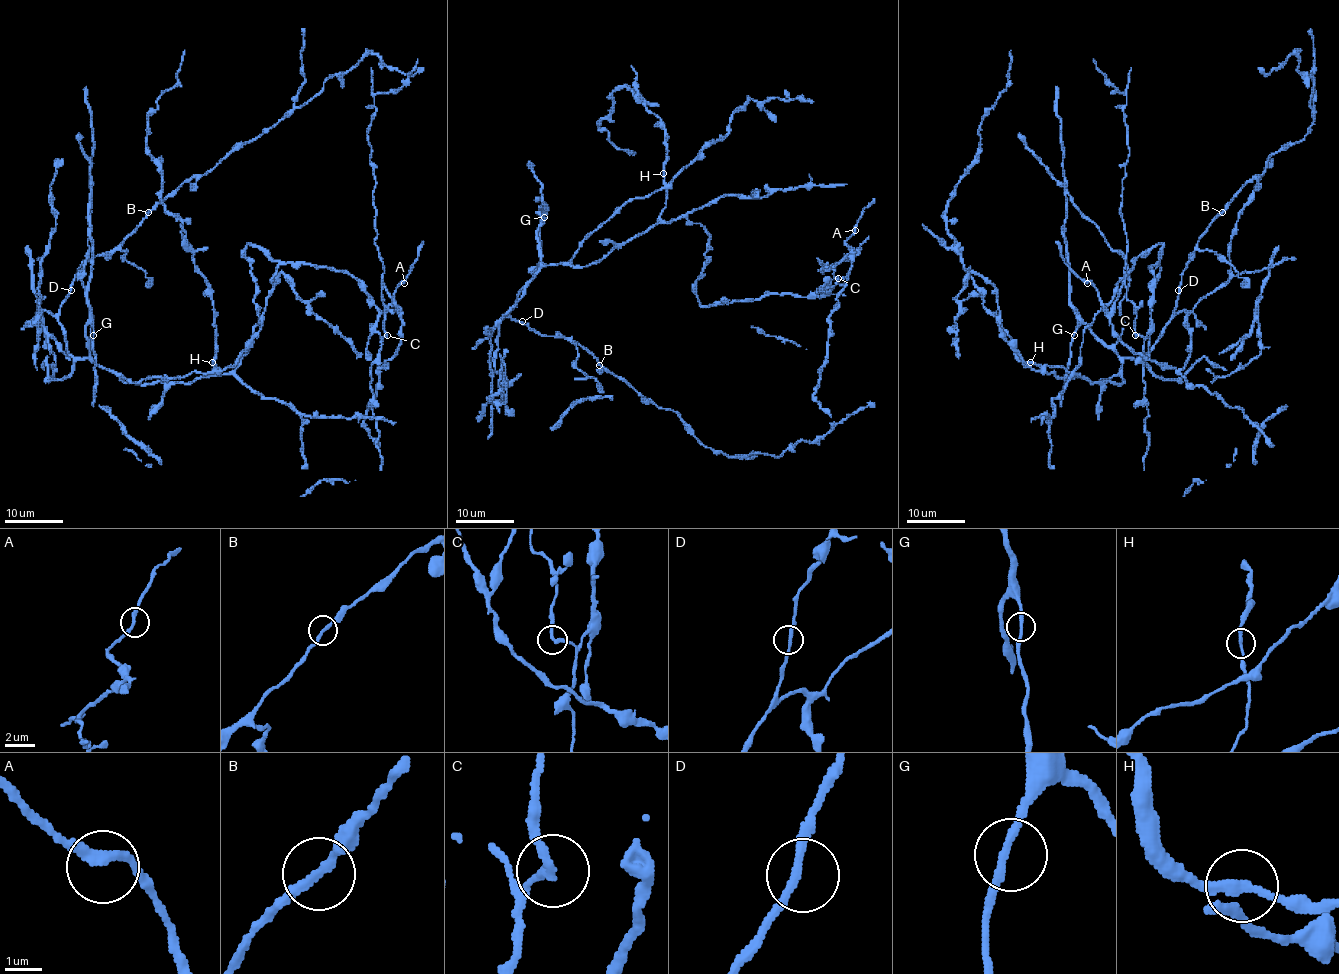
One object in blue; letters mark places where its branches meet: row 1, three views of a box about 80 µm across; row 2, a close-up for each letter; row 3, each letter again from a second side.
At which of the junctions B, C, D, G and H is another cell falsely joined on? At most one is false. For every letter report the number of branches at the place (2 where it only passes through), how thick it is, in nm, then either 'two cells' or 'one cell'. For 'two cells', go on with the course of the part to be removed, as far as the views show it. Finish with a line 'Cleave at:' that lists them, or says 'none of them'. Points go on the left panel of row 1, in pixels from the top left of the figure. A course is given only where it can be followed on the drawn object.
B: branches 2; calibre 220 nm; one cell
C: branches 2; calibre 220 nm; two cells; course (387, 335), (367, 128), (375, 111), (374, 95), (397, 91), (417, 59)
D: branches 2; calibre 220 nm; one cell
G: branches 2; calibre 200 nm; one cell
H: branches 2; calibre 220 nm; one cell
Cleave at: C

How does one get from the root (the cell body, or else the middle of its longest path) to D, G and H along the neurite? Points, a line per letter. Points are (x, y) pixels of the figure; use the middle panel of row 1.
D: (645, 232), (618, 243), (585, 266), (544, 265), (518, 293), (517, 304), (509, 311), (514, 320), (522, 321)
G: (645, 232), (618, 243), (585, 266), (546, 265), (537, 240), (537, 229), (544, 217)
H: (645, 232), (657, 222), (666, 206), (663, 174)

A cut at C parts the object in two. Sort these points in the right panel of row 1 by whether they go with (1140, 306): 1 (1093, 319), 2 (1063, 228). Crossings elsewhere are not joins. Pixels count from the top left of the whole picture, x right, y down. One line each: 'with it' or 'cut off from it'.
1: cut off from it
2: cut off from it

